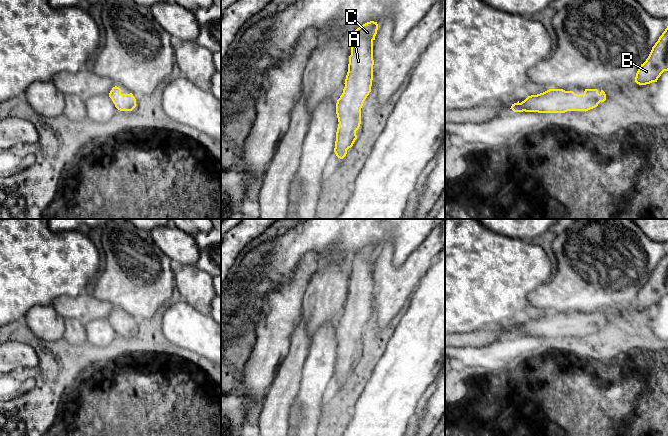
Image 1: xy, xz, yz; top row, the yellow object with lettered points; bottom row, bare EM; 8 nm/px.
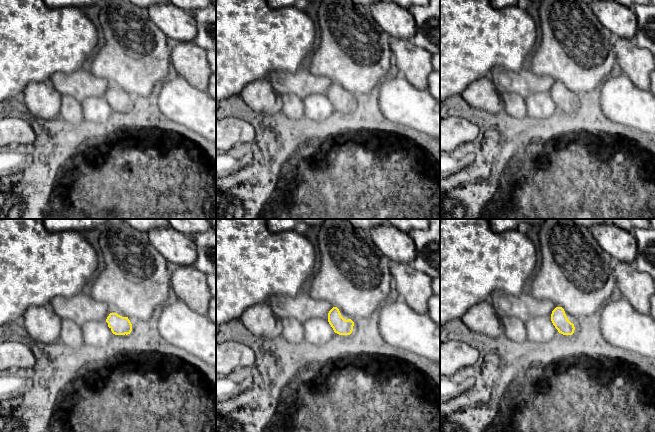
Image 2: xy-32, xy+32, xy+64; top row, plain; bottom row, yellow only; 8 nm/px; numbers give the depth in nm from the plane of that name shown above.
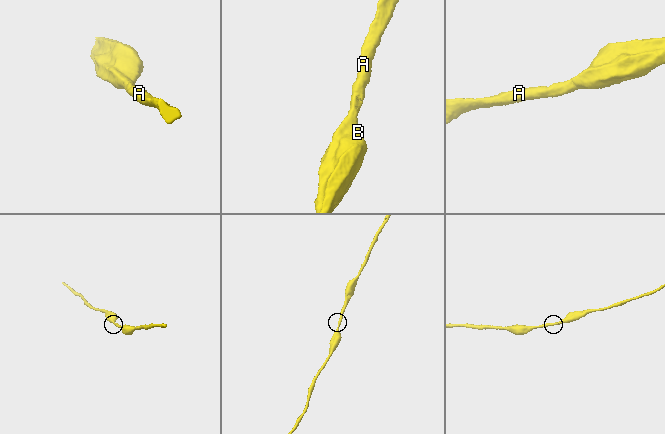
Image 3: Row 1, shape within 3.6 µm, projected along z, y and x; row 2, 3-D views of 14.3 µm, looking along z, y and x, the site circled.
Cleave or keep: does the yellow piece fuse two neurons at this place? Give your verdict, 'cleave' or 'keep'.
keep

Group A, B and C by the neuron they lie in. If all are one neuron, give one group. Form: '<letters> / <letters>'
A B C

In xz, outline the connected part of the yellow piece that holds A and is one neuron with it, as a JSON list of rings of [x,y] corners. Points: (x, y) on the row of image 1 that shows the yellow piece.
[[[370,21],[355,30],[353,35],[353,45],[349,56],[348,72],[345,79],[343,93],[336,103],[336,114],[338,118],[338,128],[334,152],[336,156],[343,159],[347,150],[351,148],[357,139],[356,131],[361,124],[361,108],[369,93],[371,92],[373,80],[373,41],[377,34],[377,22]]]

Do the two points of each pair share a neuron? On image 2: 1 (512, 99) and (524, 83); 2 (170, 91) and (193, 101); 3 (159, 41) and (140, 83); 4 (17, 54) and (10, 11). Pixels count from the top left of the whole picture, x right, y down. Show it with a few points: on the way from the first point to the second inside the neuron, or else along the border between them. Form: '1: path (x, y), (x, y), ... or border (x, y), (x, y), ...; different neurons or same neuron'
1: border (501, 93), (517, 93), (524, 98); different neurons
2: path (176, 97), (180, 101), (187, 101); same neuron
3: path (158, 51), (158, 60), (145, 73); same neuron
4: path (10, 43), (10, 22); same neuron

